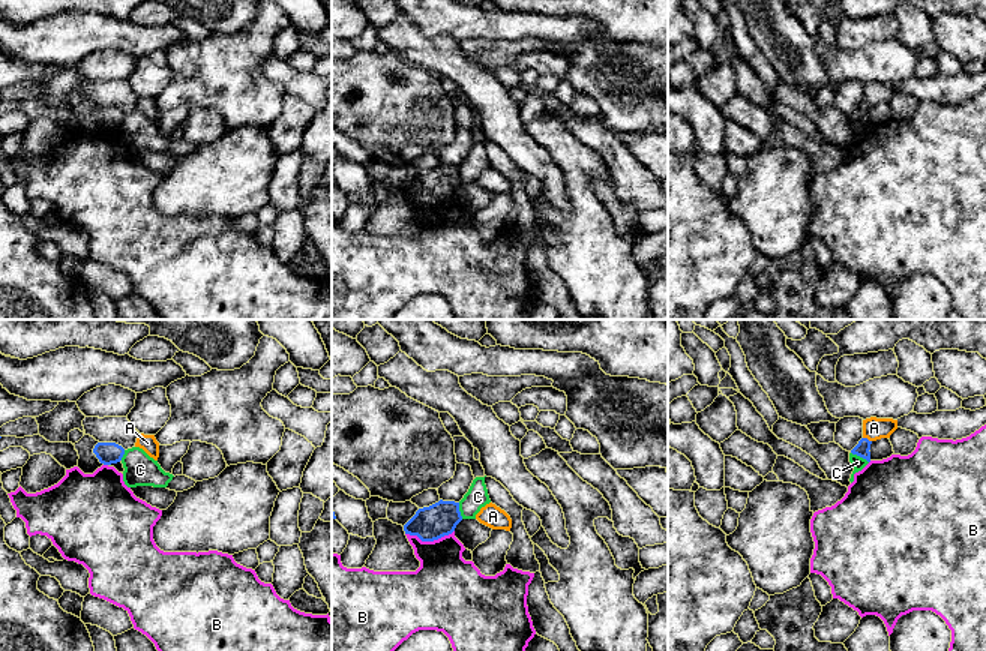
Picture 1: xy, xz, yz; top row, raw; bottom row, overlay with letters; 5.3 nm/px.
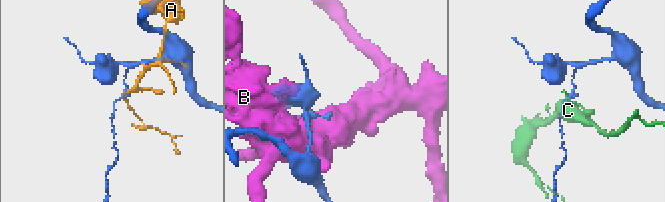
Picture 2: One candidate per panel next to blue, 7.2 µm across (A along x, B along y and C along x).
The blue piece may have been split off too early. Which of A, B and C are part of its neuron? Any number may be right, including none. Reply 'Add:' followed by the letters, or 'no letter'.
Add: no letter

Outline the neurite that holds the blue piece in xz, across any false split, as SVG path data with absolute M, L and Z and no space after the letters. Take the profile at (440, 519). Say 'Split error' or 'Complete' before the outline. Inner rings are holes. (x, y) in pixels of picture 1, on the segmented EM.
Complete. M443 501L419 508L404 525L405 534L417 536L422 542L434 542L455 531L462 520L459 502Z

